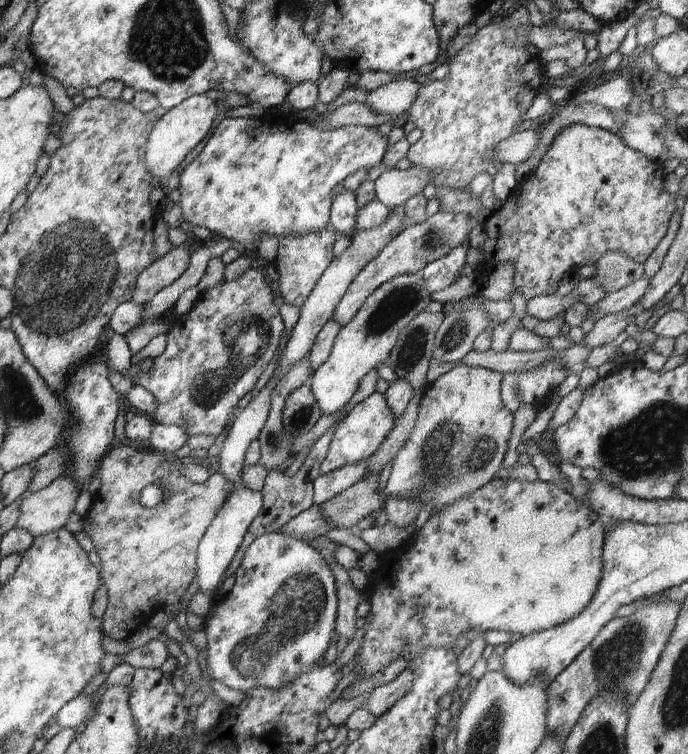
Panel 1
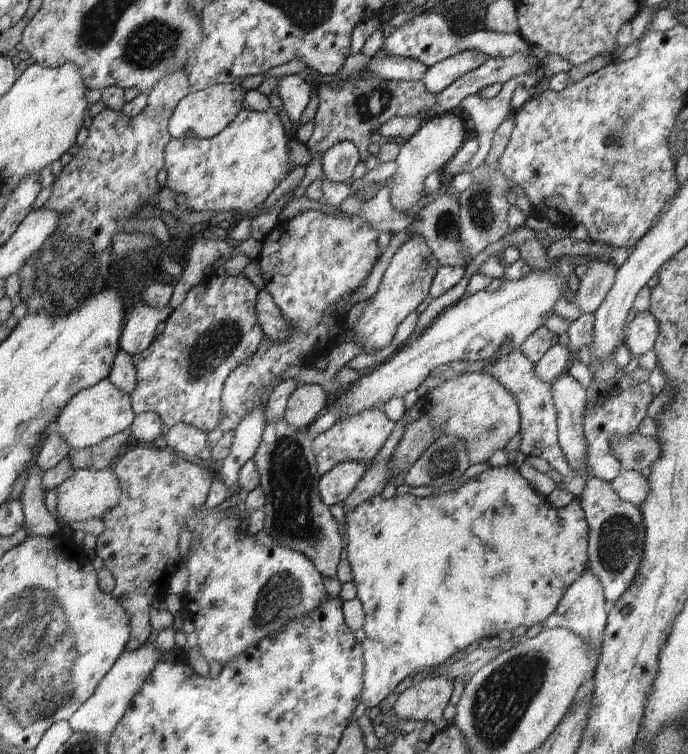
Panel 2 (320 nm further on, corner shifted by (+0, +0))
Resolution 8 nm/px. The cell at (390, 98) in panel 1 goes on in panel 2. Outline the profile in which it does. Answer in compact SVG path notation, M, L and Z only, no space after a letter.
M466 49L428 67L422 82L431 93L439 94L488 59L490 57L486 53L476 49Z

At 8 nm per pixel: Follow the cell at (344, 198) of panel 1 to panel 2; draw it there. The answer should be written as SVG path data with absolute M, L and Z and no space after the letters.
M350 140L332 141L330 147L323 152L323 177L332 183L344 184L347 180L353 179L352 173L358 163L362 162L359 156L358 147Z

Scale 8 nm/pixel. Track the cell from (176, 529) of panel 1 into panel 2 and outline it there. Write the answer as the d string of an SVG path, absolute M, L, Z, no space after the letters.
M142 445L126 449L112 465L112 470L119 478L121 495L118 504L101 516L105 529L97 538L94 550L96 555L102 558L103 566L114 575L115 587L111 595L129 616L131 633L125 650L133 651L146 644L148 636L152 634L153 628L148 616L150 606L154 599L164 593L169 579L179 569L180 561L182 561L178 555L178 538L181 528L187 526L191 516L206 502L214 477L200 461L193 463L193 460L169 448L144 448Z

